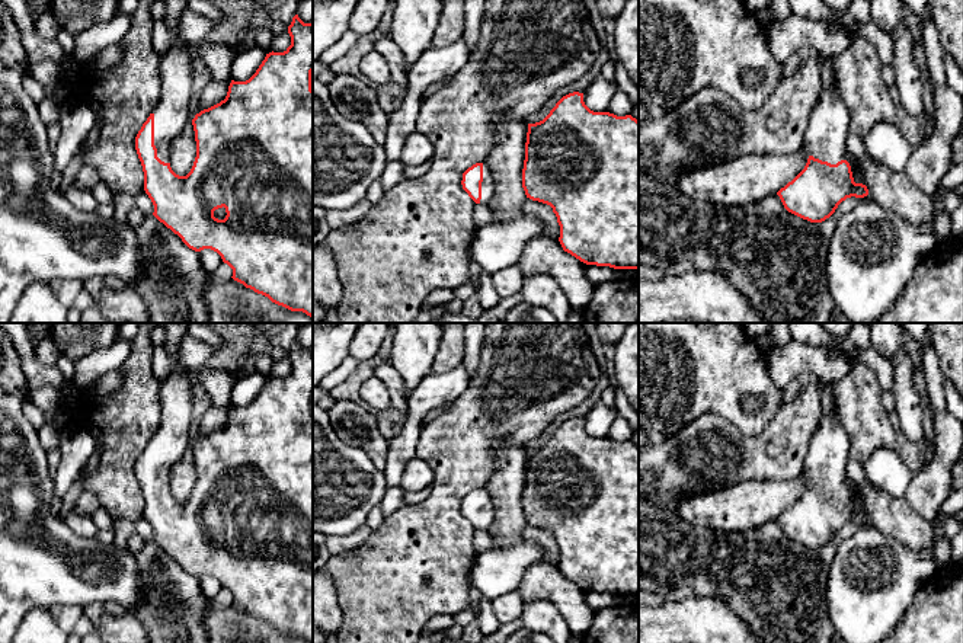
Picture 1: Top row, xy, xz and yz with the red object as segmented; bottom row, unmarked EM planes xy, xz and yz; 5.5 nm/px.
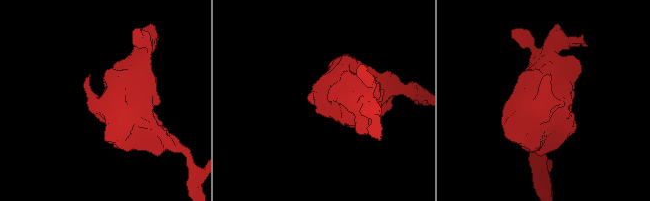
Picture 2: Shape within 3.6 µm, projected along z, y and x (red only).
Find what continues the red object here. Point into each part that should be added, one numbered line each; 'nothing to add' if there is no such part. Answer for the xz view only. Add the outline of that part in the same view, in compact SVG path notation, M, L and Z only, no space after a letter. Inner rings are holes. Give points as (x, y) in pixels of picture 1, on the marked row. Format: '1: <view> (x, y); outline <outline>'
1: xz (489, 184); outline M483 163L483 182L480 204L487 205L495 195L496 180L486 163Z

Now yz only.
1: yz (825, 138); outline M823 55L820 60L822 95L810 113L804 148L809 156L836 164L845 160L851 118L845 103L836 95L832 58Z

